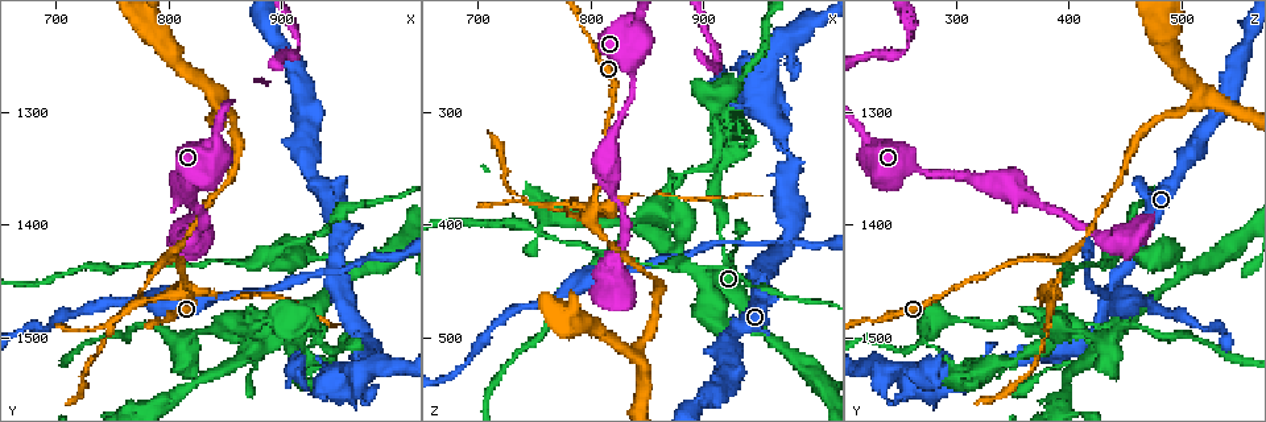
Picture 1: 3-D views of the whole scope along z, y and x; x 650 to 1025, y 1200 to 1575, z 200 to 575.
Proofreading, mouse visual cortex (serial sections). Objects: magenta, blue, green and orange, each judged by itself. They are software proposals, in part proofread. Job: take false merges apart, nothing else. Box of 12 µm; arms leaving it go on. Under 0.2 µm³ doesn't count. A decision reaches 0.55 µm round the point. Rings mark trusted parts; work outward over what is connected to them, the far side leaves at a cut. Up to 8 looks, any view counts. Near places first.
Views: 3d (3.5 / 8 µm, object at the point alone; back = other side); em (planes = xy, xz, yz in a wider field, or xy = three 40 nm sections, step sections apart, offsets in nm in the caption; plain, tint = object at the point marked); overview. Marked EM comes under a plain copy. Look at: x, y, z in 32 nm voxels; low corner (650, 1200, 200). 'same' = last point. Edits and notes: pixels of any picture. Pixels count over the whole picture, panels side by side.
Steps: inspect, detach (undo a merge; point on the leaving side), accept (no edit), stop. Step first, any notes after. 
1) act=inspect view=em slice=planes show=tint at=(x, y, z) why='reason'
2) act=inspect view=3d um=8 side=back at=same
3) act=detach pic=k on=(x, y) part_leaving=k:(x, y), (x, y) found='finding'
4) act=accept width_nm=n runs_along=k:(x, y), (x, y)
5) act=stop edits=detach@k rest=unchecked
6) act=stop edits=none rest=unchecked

act=inspect view=em slice=planes show=tint at=(956, 1446, 498) why='side arm on a straight run'

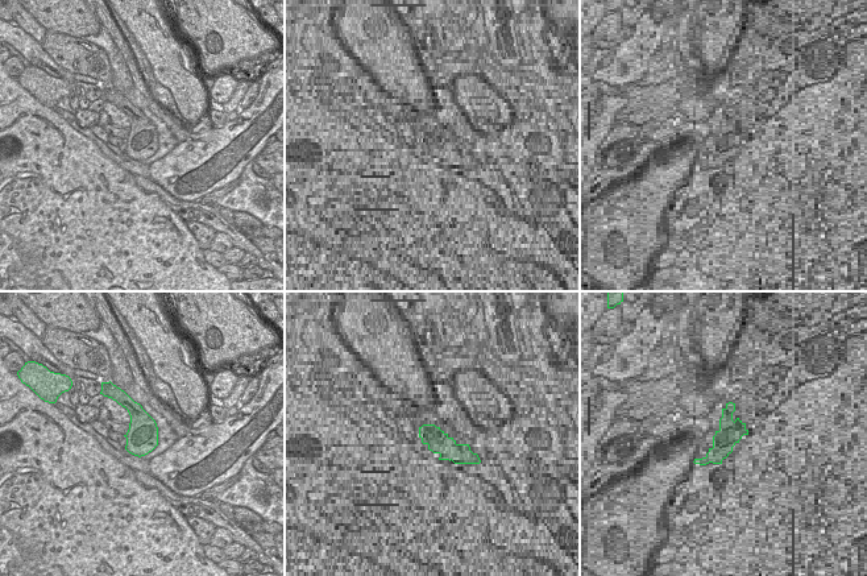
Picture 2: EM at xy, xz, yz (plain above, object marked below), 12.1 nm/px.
act=inspect view=3d um=3.5 at=same

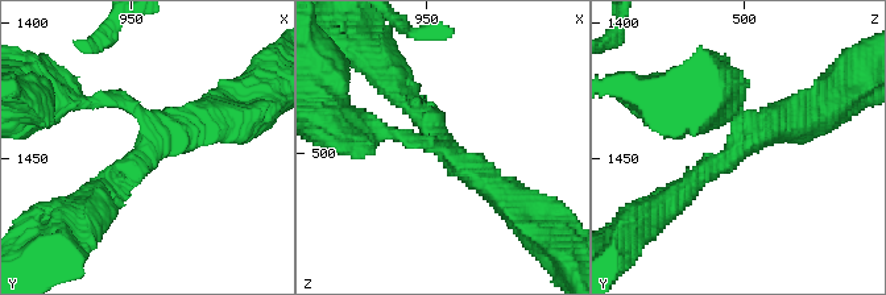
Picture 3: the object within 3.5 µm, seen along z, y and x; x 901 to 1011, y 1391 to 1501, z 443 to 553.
act=accept runs_along=3:(680, 194), (738, 145), (725, 100) found='one cell here'

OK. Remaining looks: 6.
act=inspect view=3d um=3.5 at=(774, 1462, 386) why='thin neck'

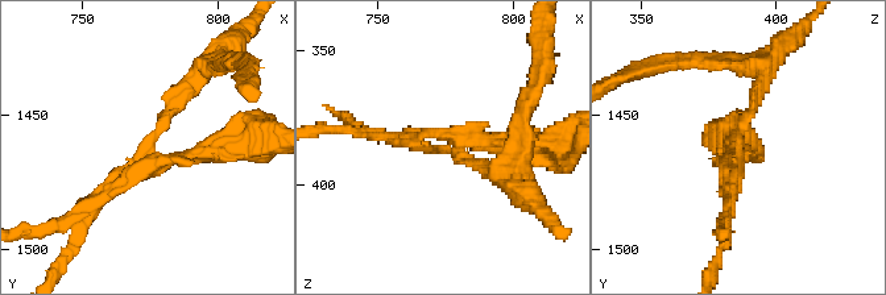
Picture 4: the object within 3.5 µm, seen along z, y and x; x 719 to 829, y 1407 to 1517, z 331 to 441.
act=inspect view=em slice=planes show=tint at=(775, 1463, 387)

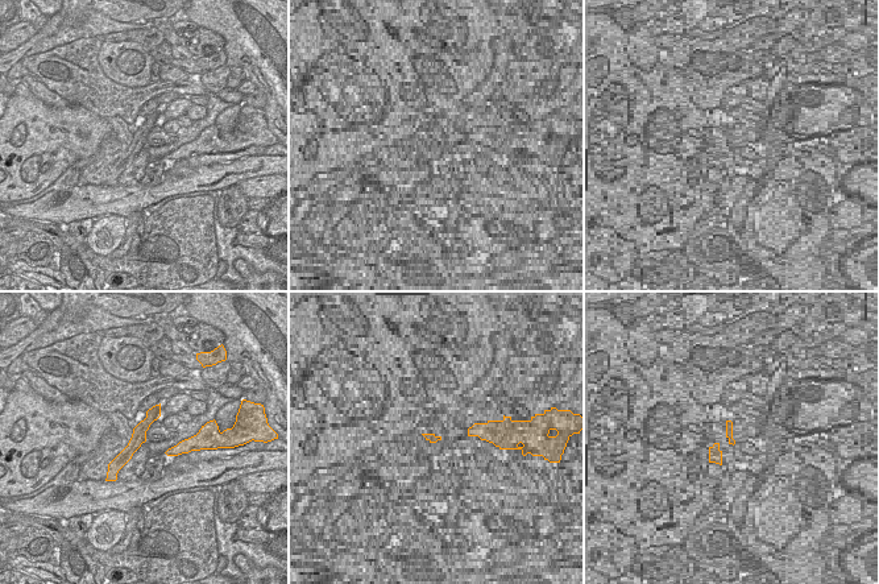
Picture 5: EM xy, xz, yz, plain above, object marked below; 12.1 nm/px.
act=detach pic=4 on=(466, 137) part_leaving=4:(127, 170), (252, 142) found='two cells meet here'

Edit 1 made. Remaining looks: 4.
act=inspect view=overview

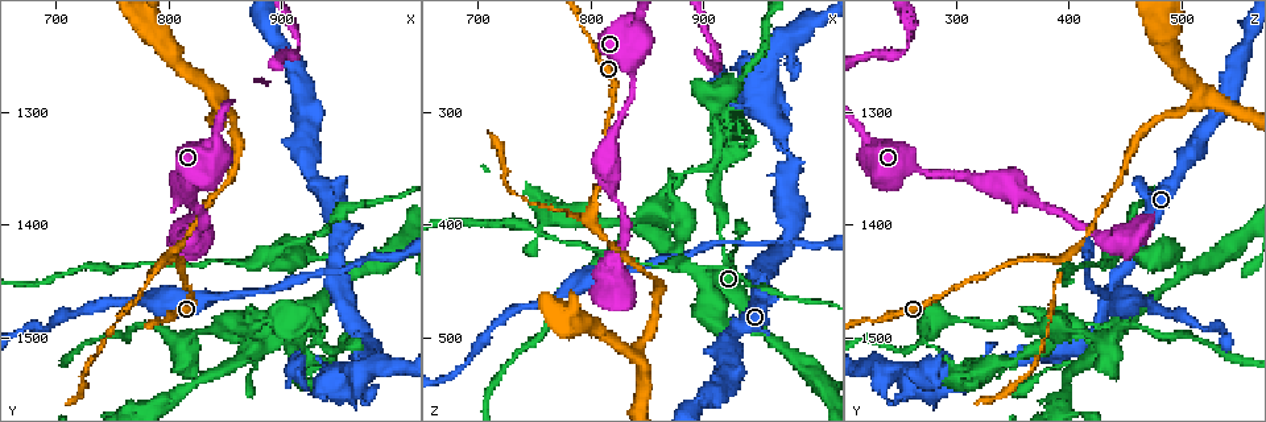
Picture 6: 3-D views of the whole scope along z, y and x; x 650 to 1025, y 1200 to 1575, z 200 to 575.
act=inspect view=3d um=8 at=(898, 1426, 450) why='calibre changes'

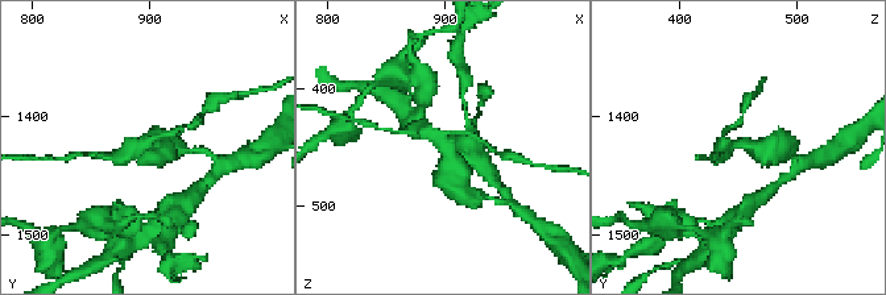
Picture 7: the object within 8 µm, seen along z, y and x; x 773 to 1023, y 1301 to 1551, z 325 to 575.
act=inspect view=em slice=xy step=1 show=tint at=(898, 1426, 446) arms=3 arm_widths_nm=150,400,600 why='now the EM'

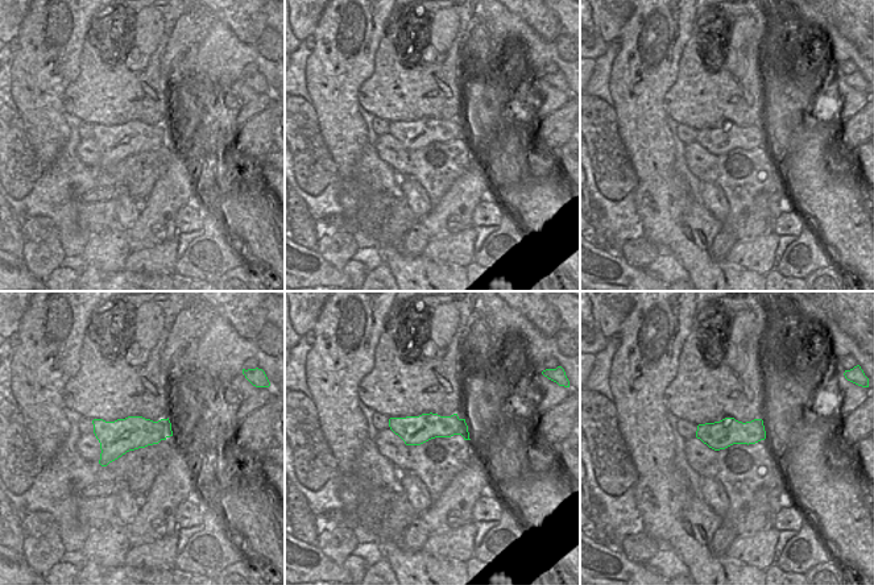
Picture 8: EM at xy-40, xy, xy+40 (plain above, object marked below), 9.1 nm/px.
act=detach pic=7 on=(728, 144) found='a second cell is stuck on'

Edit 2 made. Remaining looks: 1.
act=stop edits=detach@4,detach@7 rest=unchecked

